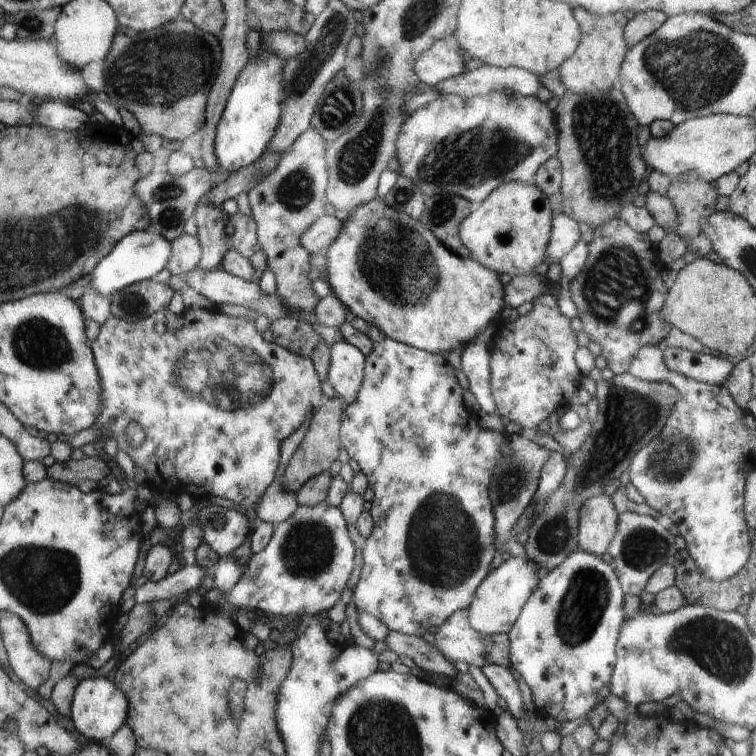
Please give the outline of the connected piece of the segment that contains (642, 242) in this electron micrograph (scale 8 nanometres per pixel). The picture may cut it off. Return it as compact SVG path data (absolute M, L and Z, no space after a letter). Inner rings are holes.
M620 217L595 228L590 254L582 270L570 279L568 290L584 325L583 331L600 344L607 367L615 375L628 373L636 354L646 344L658 344L673 326L660 318L665 306L666 286L660 278L665 264L654 252L646 233L638 233Z

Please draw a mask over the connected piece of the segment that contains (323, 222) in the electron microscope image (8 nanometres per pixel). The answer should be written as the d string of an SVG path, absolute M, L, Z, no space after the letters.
M324 214L314 221L309 229L301 236L302 246L310 254L326 255L330 245L341 236L344 223L334 215Z

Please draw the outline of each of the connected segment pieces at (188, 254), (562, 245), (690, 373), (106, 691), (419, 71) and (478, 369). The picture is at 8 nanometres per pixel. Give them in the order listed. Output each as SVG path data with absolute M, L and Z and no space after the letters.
M183 232L173 240L173 256L170 257L169 265L166 268L172 275L184 276L200 266L203 252L197 235Z
M554 212L552 222L552 240L549 242L547 258L552 263L558 263L559 260L574 248L574 245L580 240L580 229L578 221L570 218L562 212Z
M665 345L663 354L670 370L710 385L724 384L735 368L728 357L710 356L706 350L692 352Z
M104 677L87 678L76 685L70 716L79 732L88 740L100 744L108 742L114 732L126 723L128 705L126 696L120 690L116 690L116 686L110 680L104 680Z
M438 39L416 60L414 70L422 84L432 86L462 74L464 60L446 44L446 39Z
M470 343L461 354L461 370L468 378L470 390L482 411L498 415L494 397L491 393L491 351L483 344Z

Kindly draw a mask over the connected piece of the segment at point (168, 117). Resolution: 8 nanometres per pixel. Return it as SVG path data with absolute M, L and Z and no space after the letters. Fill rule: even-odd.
M174 20L170 26L162 26L154 32L140 32L134 38L117 34L106 57L104 93L109 96L110 103L132 112L140 124L142 135L158 135L165 141L184 140L205 123L206 102L213 86L210 81L216 82L221 60L222 48L218 37L198 30L186 20Z

